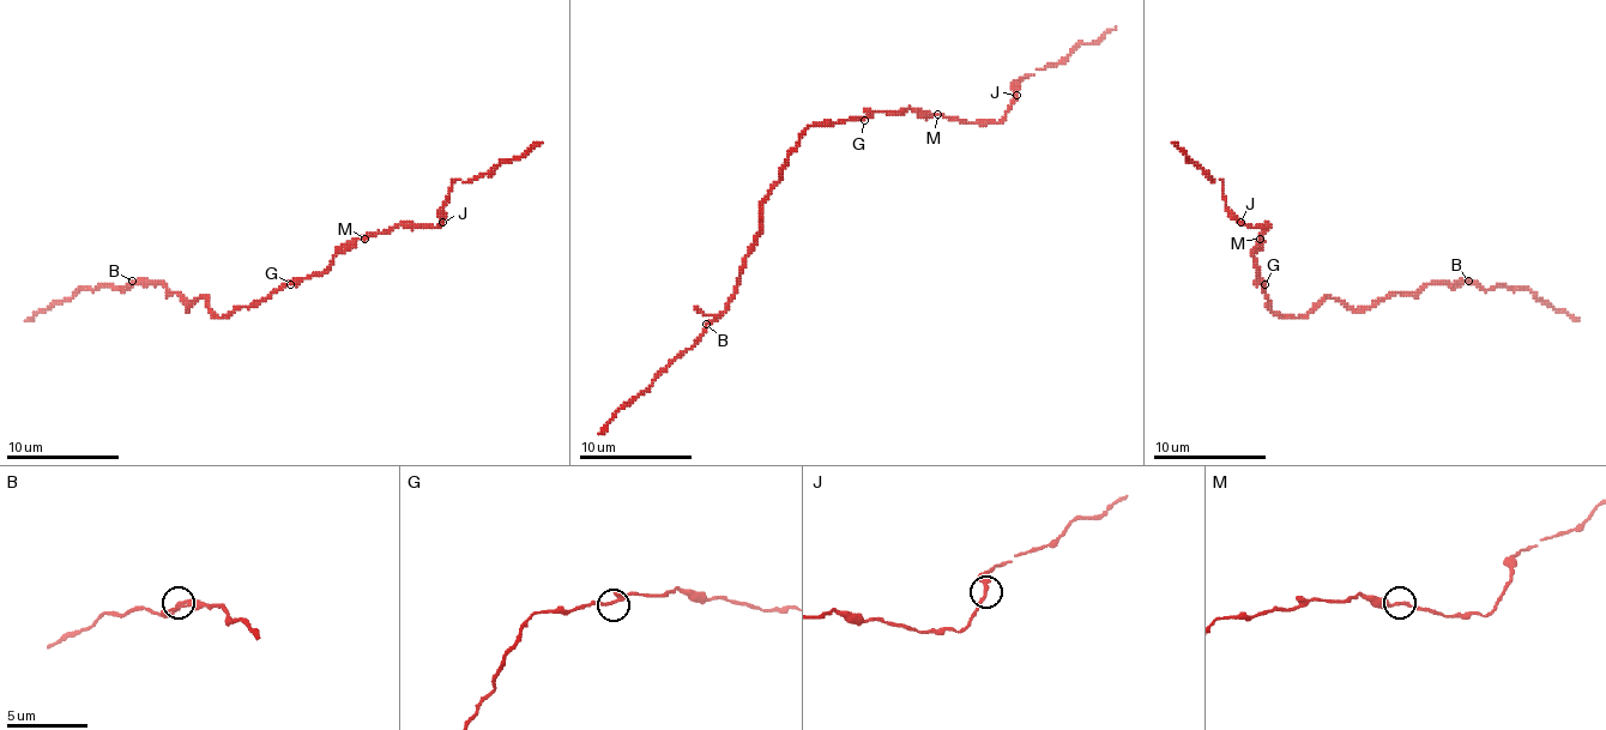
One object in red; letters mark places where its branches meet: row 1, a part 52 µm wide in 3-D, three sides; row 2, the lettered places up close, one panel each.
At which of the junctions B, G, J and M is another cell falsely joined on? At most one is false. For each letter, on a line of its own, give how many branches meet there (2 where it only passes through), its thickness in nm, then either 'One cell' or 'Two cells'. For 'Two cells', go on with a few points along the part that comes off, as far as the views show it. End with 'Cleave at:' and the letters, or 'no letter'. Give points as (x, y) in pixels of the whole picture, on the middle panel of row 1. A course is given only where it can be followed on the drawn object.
B: Branches: 2. Thickness 200 nm. One cell
G: Branches: 2. Thickness 280 nm. One cell
J: Branches: 2. Thickness 240 nm. One cell
M: Branches: 2. Thickness 220 nm. One cell
Cleave at: no letter

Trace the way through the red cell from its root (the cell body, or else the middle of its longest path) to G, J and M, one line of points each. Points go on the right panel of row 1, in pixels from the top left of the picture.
G: (1271, 309), (1265, 284)
J: (1271, 309), (1265, 287), (1256, 278), (1254, 255), (1256, 241), (1268, 224), (1251, 228), (1239, 222)
M: (1271, 309), (1265, 287), (1256, 278), (1254, 249), (1260, 239)

